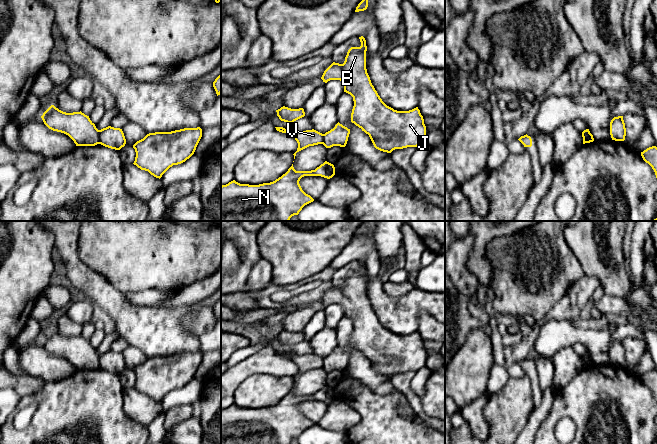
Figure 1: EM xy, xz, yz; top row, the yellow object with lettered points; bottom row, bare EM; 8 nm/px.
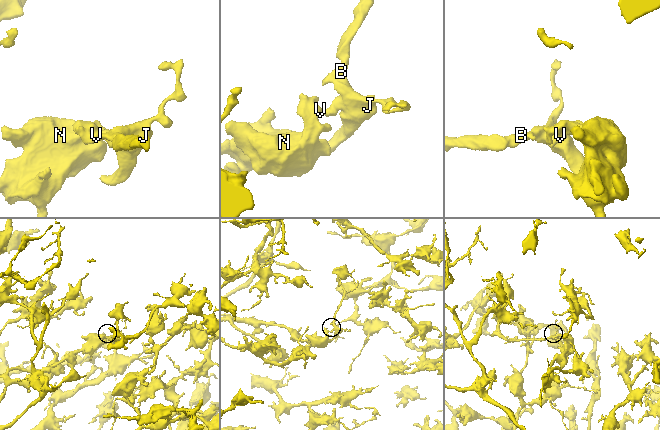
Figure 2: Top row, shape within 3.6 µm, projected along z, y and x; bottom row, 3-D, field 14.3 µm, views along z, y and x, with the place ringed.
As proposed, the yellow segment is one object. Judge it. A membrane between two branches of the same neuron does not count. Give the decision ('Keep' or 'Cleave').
Cleave

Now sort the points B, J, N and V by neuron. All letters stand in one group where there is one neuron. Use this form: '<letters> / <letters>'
B J / N V

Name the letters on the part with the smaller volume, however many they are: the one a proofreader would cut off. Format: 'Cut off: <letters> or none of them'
Cut off: B, J

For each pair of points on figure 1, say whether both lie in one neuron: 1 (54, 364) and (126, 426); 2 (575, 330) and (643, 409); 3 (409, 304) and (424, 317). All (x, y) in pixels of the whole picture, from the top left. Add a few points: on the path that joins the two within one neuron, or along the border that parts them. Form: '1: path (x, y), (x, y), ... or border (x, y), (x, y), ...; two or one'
1: border (76, 370), (58, 380), (47, 381); two
2: border (611, 363), (594, 365); two
3: border (434, 317), (421, 312), (417, 330); two

